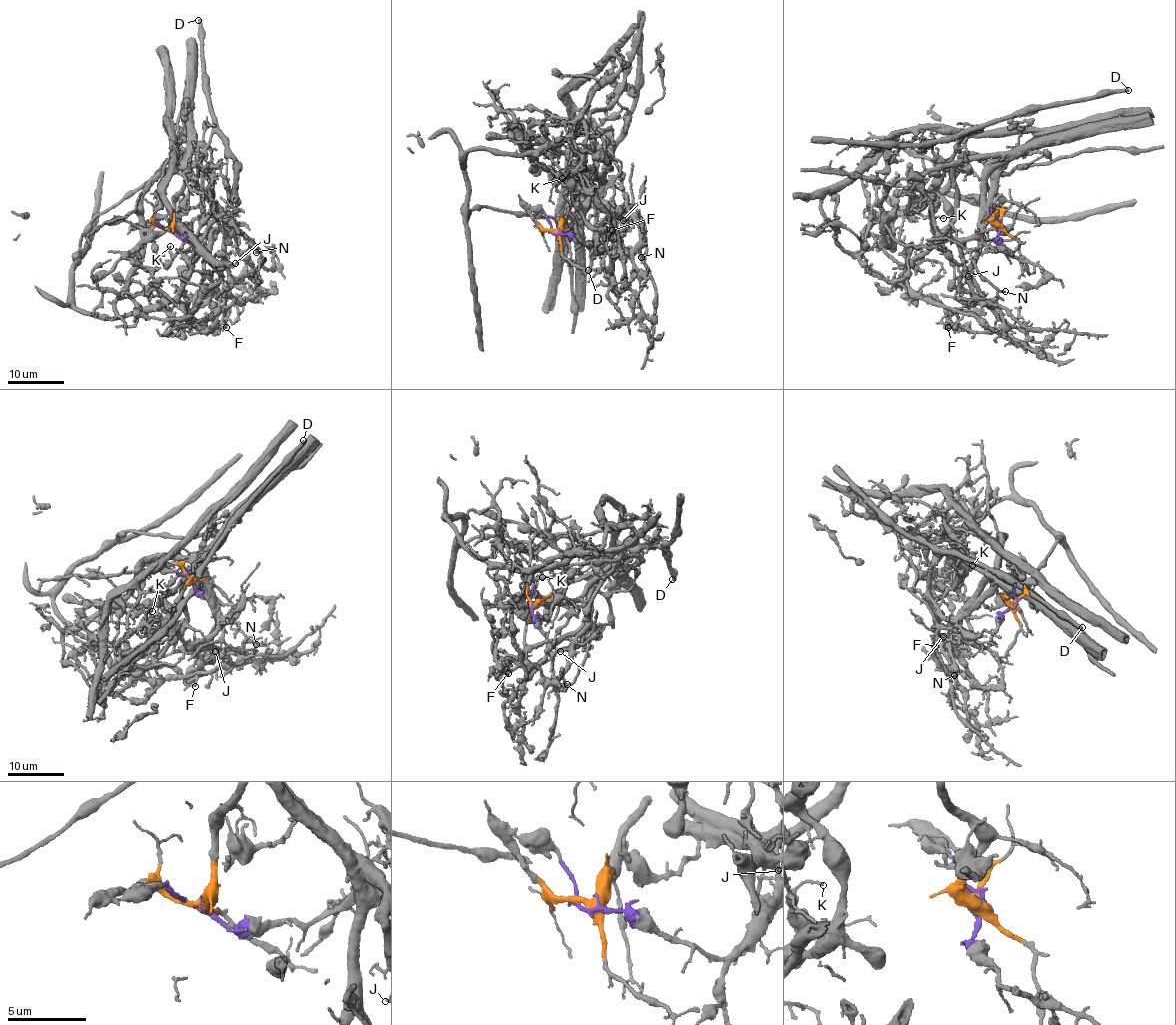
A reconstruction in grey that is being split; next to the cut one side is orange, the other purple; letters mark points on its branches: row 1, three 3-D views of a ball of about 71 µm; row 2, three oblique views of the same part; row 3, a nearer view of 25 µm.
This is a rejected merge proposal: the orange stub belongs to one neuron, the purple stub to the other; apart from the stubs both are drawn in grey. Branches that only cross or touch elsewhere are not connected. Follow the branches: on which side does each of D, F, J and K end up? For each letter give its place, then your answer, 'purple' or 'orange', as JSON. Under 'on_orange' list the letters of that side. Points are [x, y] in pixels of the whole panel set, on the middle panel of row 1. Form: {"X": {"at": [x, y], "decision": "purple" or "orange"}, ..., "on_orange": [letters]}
{"D": {"at": [588, 270], "decision": "orange"}, "F": {"at": [612, 230], "decision": "purple"}, "J": {"at": [623, 220], "decision": "purple"}, "K": {"at": [562, 178], "decision": "purple"}, "on_orange": ["D"]}

